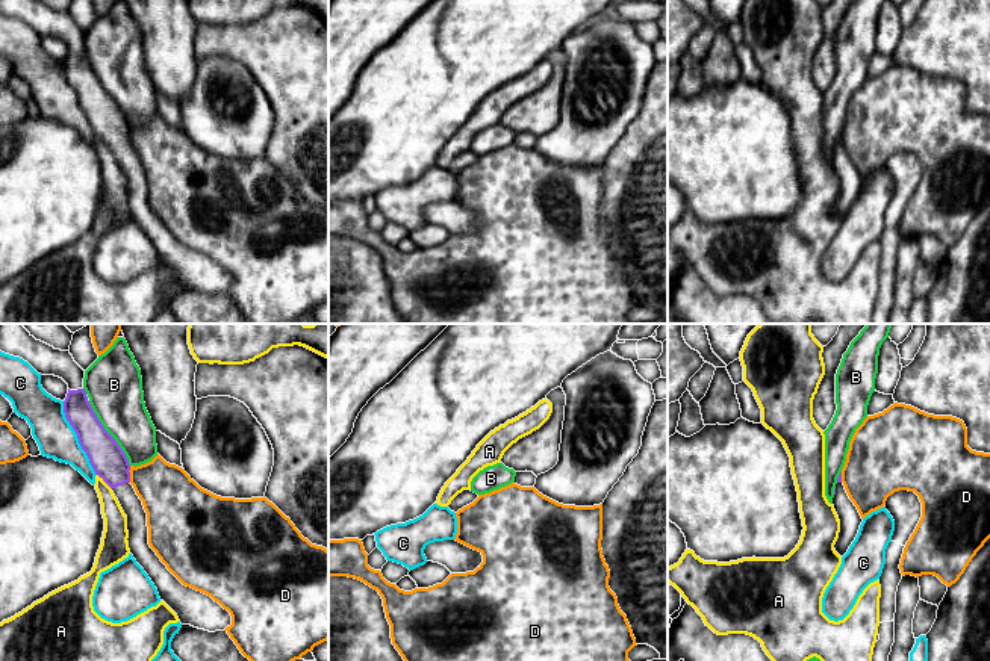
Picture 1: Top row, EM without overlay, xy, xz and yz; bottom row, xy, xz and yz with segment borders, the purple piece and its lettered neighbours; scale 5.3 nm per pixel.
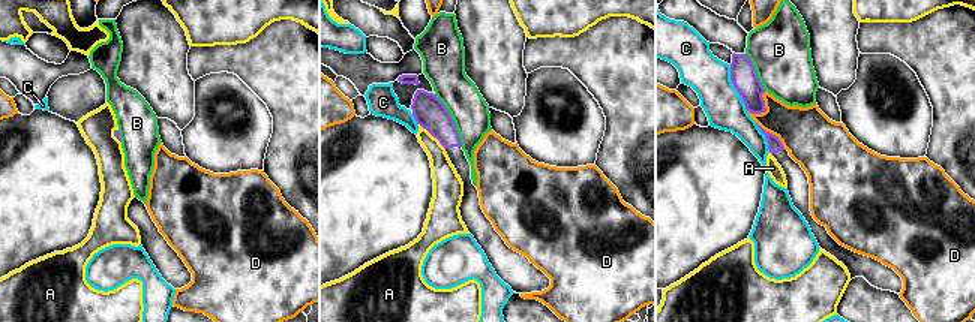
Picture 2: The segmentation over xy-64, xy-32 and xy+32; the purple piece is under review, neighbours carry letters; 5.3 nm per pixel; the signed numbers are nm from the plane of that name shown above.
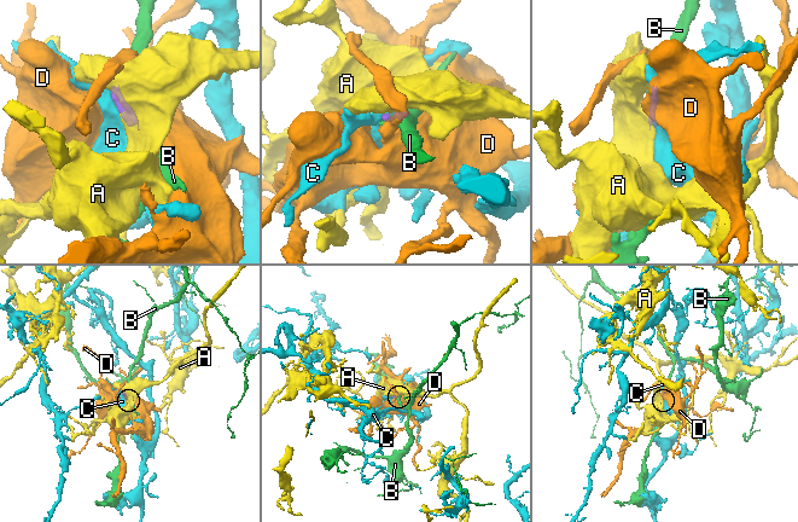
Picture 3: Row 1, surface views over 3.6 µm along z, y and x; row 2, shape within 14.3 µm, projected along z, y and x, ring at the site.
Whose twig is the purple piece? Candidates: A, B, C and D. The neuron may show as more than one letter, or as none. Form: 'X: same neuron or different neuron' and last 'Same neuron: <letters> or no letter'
A: different neuron
B: different neuron
C: different neuron
D: different neuron
Same neuron: no letter

